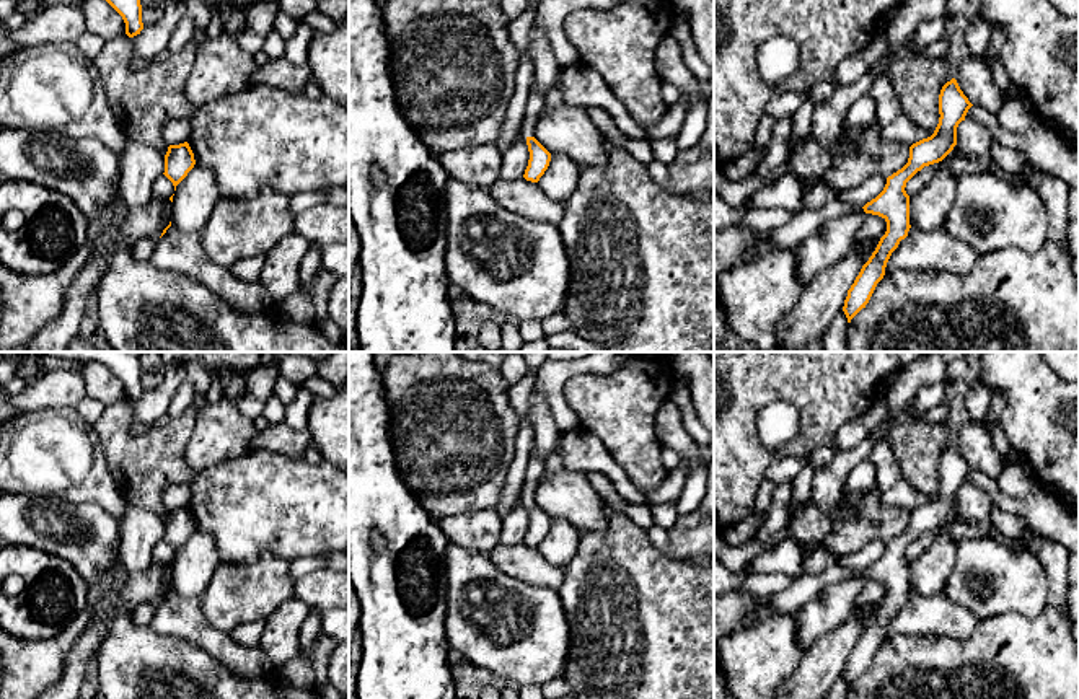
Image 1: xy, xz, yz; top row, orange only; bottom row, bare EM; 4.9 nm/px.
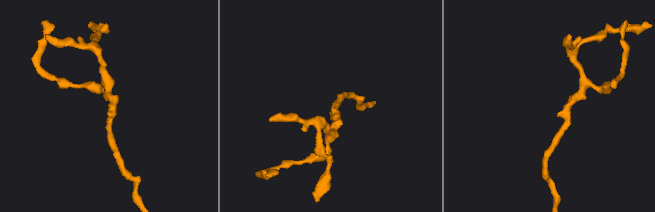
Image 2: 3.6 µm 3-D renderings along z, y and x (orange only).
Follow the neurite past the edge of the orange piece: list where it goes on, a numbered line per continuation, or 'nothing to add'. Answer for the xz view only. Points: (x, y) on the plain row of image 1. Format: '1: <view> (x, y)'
1: xz (535, 468)

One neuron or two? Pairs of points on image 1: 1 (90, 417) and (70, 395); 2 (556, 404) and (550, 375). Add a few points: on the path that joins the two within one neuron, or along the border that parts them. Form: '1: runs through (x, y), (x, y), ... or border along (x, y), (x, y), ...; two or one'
1: border along (85, 395), (74, 408); two
2: runs through (556, 398), (551, 382); one

